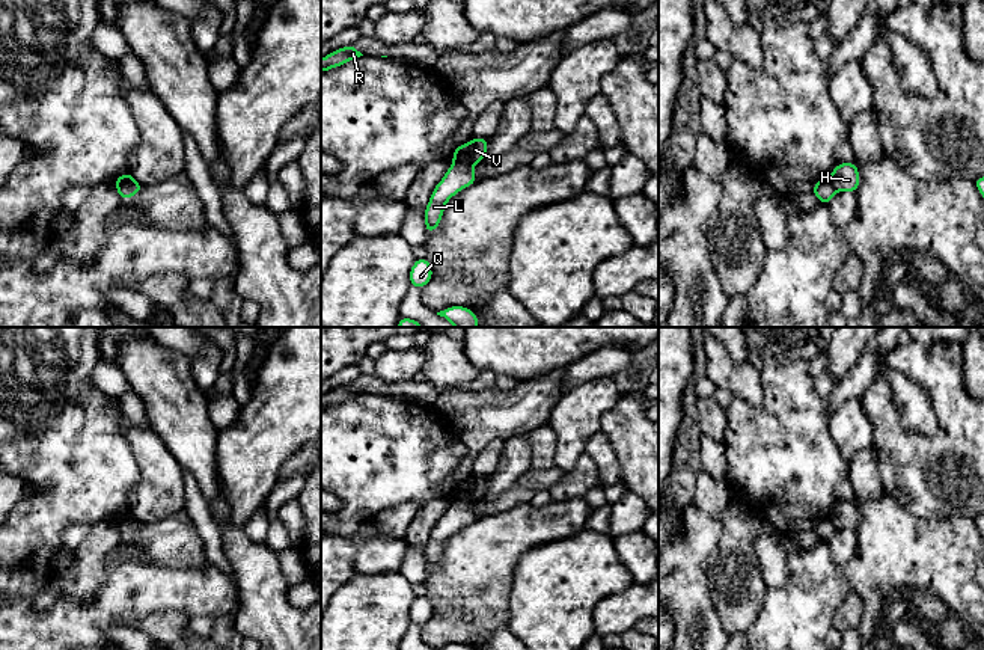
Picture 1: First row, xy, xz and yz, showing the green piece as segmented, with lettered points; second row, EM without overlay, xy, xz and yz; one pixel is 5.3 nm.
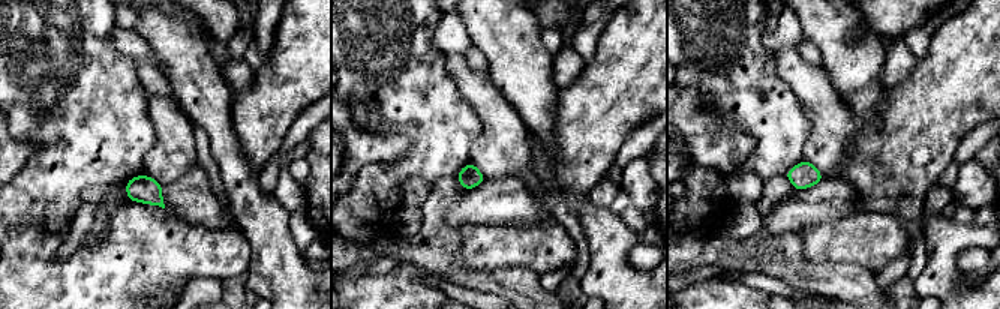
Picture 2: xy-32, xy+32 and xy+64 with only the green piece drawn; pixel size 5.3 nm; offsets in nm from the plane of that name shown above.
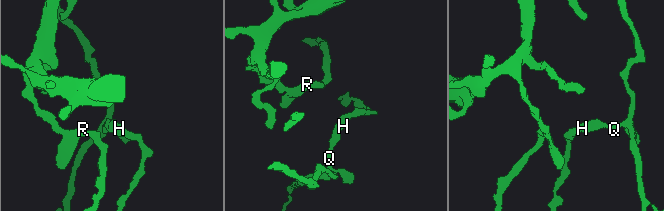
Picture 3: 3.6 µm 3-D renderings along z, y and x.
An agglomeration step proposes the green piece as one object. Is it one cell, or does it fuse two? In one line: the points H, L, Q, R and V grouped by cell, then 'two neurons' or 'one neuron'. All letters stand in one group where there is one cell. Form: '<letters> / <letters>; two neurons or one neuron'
H L Q / R V; two neurons

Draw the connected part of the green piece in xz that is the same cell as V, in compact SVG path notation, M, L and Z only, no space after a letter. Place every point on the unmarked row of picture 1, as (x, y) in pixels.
M472 477L464 483L455 486L452 498L464 502L479 502L479 499L485 495L488 486L488 477Z

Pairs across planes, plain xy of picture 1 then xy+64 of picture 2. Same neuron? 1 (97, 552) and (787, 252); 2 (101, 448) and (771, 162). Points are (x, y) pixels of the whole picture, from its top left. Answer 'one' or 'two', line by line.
1: one
2: one

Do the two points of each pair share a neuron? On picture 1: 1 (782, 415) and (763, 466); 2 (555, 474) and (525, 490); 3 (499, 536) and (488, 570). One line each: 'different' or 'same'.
1: same
2: same
3: same

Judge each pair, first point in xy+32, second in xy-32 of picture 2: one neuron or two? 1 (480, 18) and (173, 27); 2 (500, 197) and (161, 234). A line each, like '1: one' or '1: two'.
1: one
2: two

